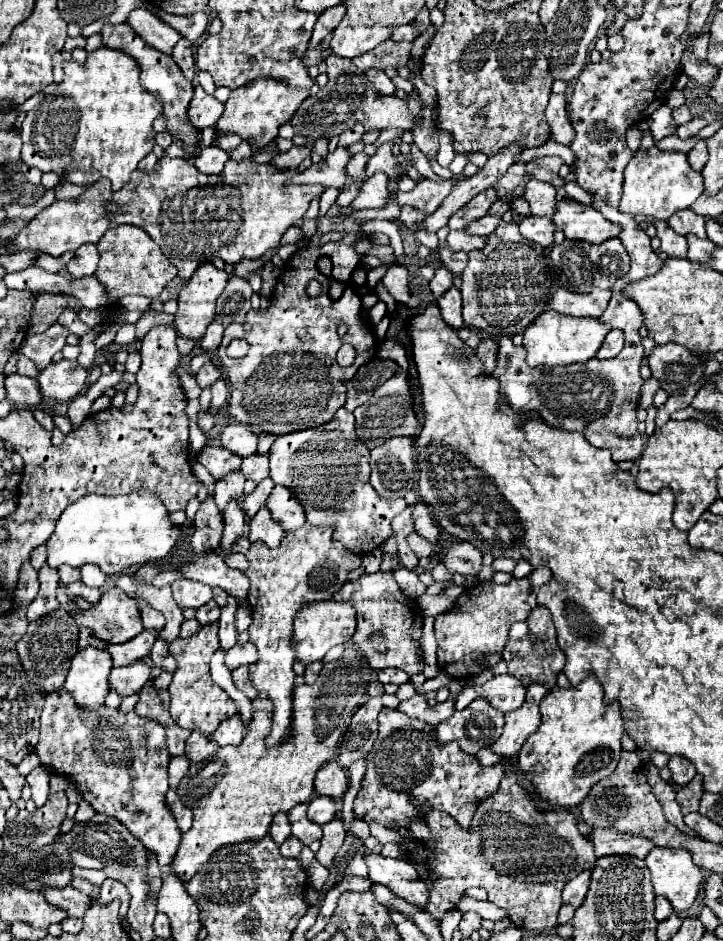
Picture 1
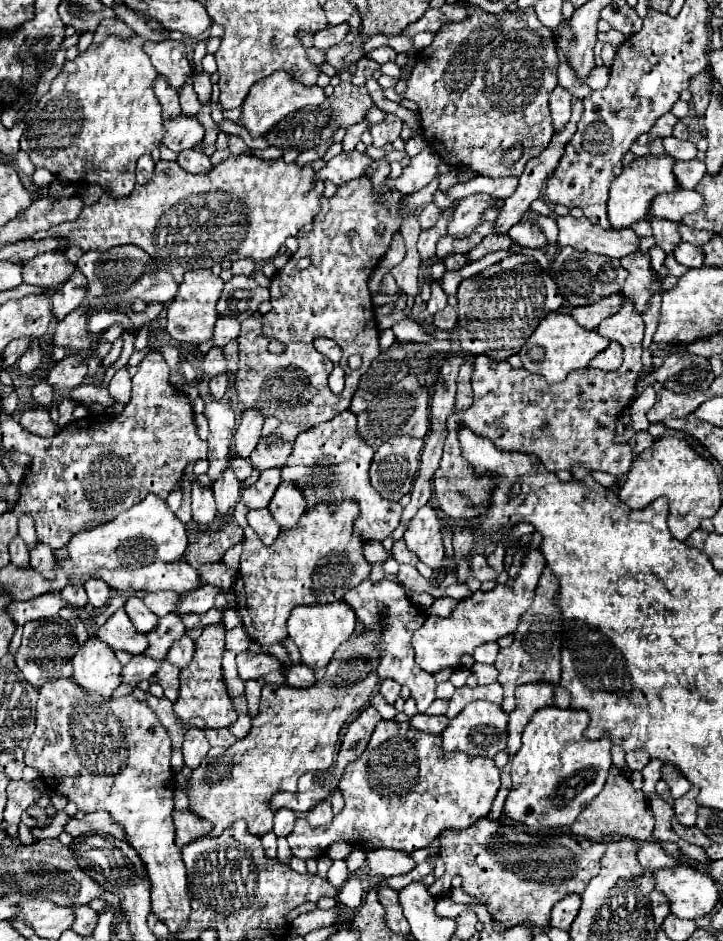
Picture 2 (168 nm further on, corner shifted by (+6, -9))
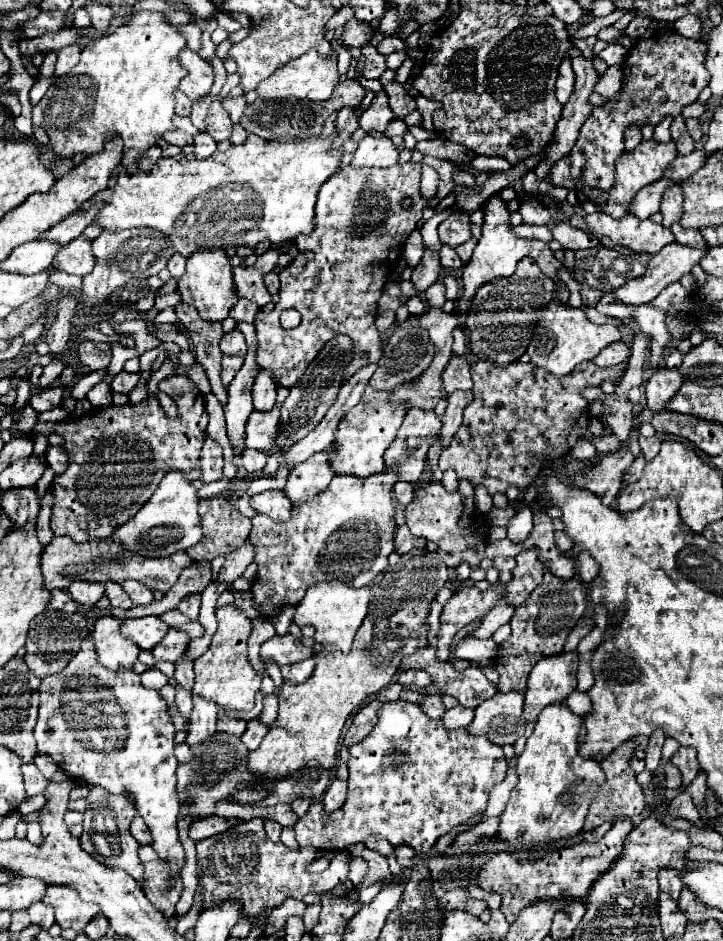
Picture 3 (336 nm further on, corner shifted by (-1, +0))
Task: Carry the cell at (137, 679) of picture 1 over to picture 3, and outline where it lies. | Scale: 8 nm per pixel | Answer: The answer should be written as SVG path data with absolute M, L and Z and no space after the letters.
M169 630L167 636L151 650L151 654L155 660L175 662L177 658L183 656L187 644L189 644L189 638L185 638L185 634L177 634L177 630Z

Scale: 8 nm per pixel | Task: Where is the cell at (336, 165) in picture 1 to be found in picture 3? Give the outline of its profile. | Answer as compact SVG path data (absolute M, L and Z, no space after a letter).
M365 136L353 152L351 166L393 166L399 158L395 144L385 136Z

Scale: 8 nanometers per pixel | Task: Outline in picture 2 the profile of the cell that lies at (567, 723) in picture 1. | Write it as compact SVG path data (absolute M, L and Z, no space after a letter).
M544 707L534 713L524 729L520 751L512 759L512 789L504 805L504 815L532 831L570 827L586 805L602 791L610 759L610 739L588 741L582 737L590 723L586 711Z

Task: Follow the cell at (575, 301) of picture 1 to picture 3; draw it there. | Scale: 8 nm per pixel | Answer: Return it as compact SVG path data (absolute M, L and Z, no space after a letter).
M679 242L667 244L653 256L653 260L649 262L649 270L643 276L637 276L625 286L613 290L615 302L621 302L625 306L651 302L667 284L691 272L691 268L699 264L701 254L705 254L705 250L681 246Z

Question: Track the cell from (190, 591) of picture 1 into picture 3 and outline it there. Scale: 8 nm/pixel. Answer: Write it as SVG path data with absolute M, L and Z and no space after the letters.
M245 542L239 550L235 550L233 554L227 556L225 566L219 570L217 582L231 584L235 578L239 578L245 572L245 568L251 564L251 560L253 560L253 546L249 542Z

